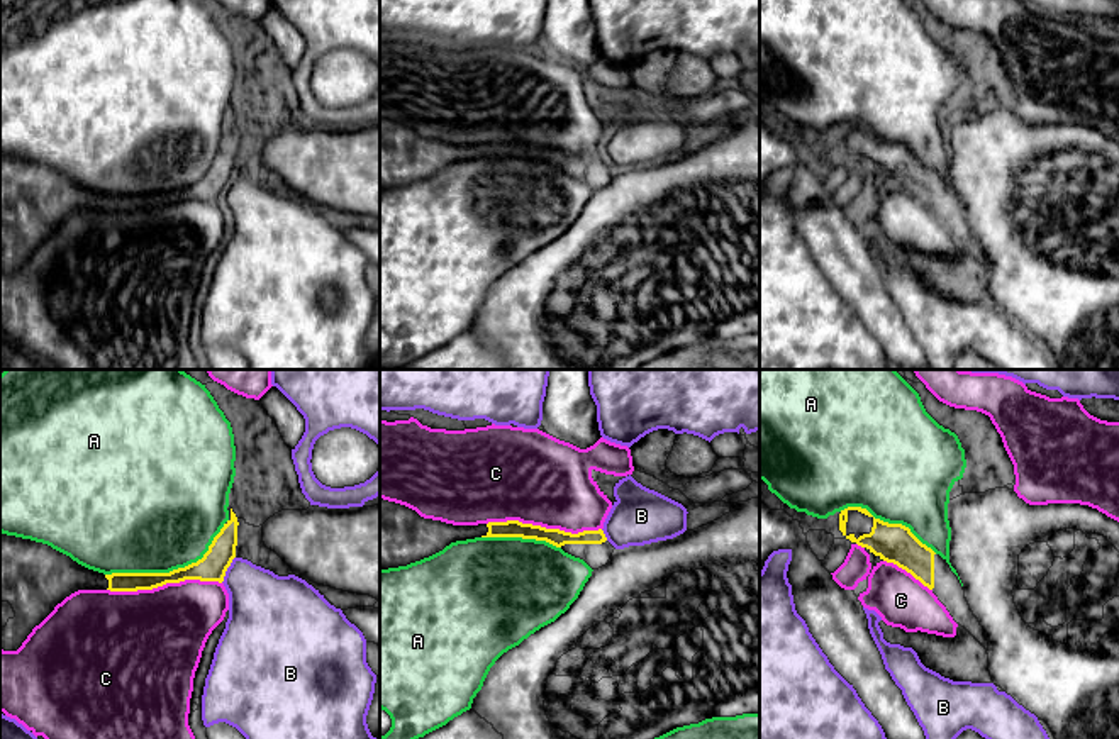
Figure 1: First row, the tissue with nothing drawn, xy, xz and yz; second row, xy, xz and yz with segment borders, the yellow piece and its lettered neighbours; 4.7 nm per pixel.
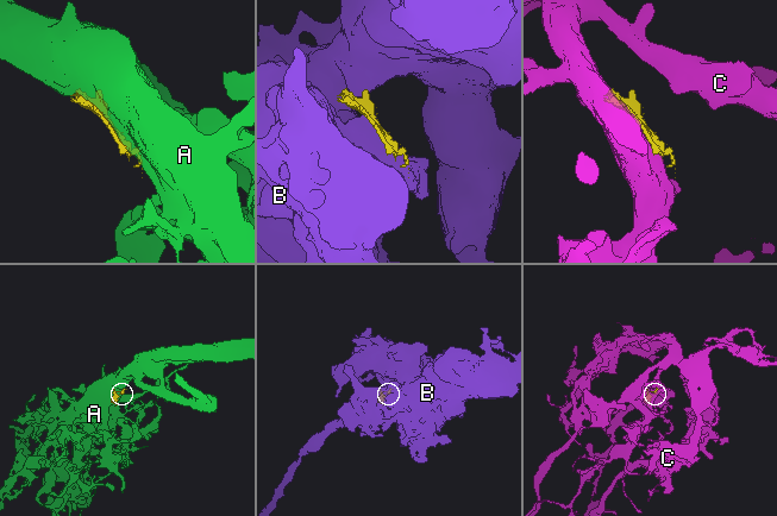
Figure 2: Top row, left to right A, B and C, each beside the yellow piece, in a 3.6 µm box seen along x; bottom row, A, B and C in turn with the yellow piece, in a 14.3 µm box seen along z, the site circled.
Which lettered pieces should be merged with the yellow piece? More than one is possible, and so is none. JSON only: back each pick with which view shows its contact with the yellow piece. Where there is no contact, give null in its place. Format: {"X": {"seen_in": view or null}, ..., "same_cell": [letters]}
{"same_cell": []}

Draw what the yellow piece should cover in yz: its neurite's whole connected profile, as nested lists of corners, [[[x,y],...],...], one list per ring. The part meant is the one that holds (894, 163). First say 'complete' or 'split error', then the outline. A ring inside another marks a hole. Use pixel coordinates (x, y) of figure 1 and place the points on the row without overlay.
split error | [[[848,127],[839,134],[839,151],[851,163],[866,168],[887,183],[897,185],[927,207],[953,241],[988,271],[985,251],[970,231],[958,197],[946,180],[922,164],[909,147],[875,139],[866,129]]]

